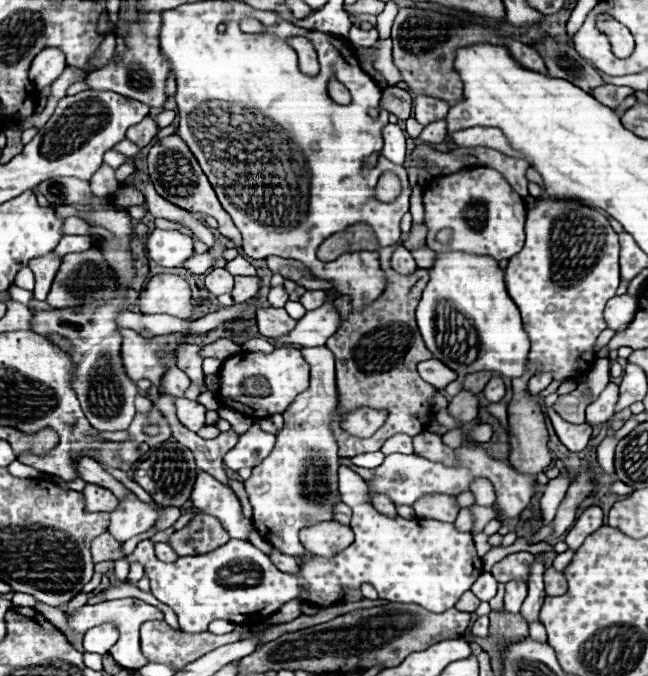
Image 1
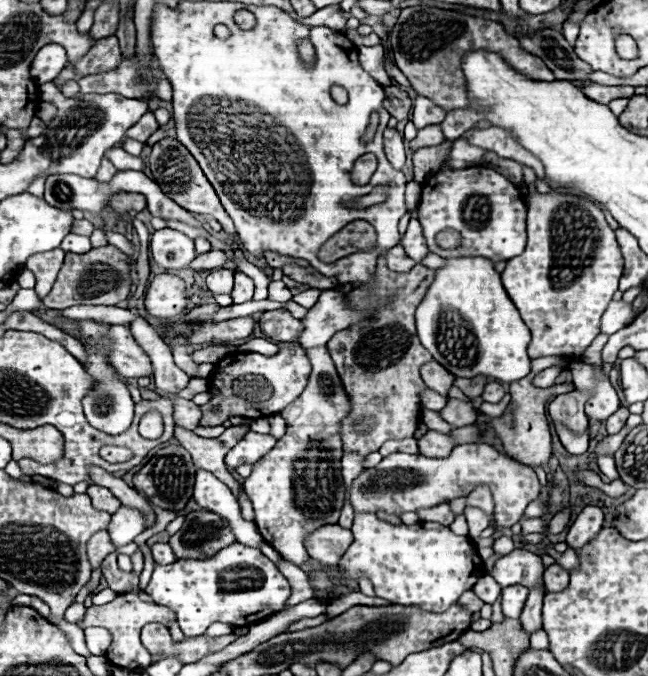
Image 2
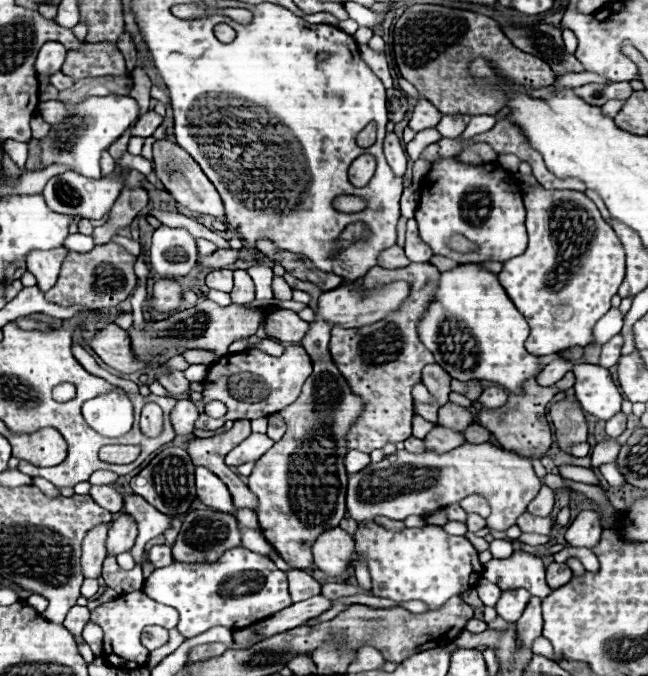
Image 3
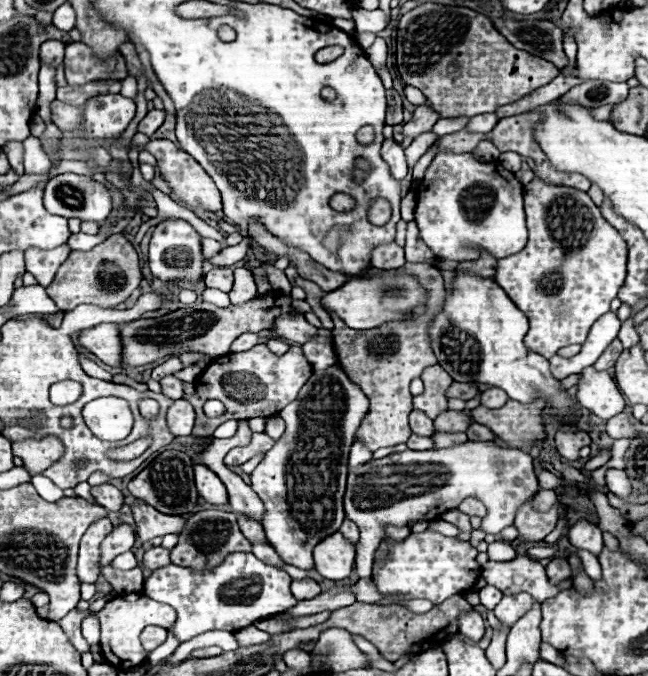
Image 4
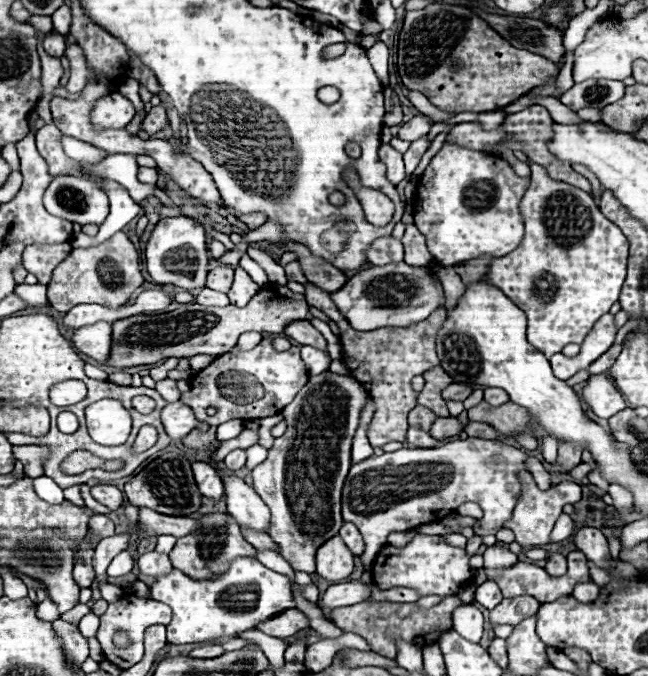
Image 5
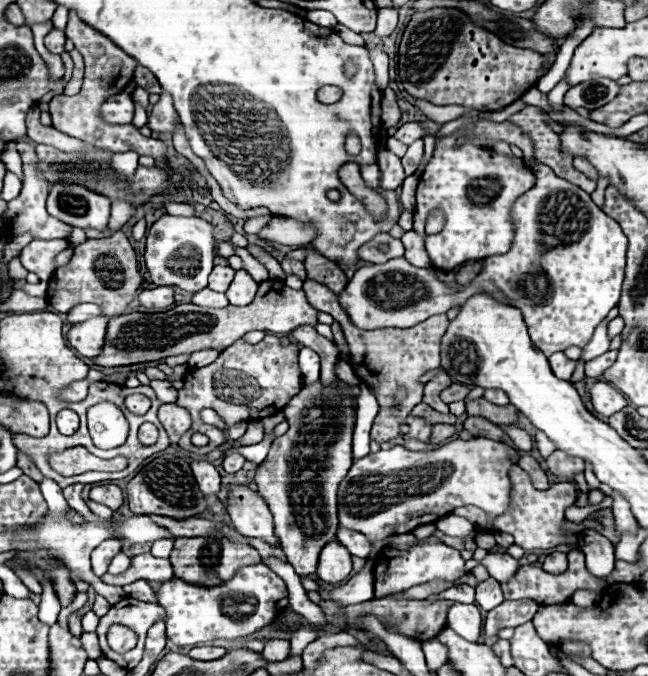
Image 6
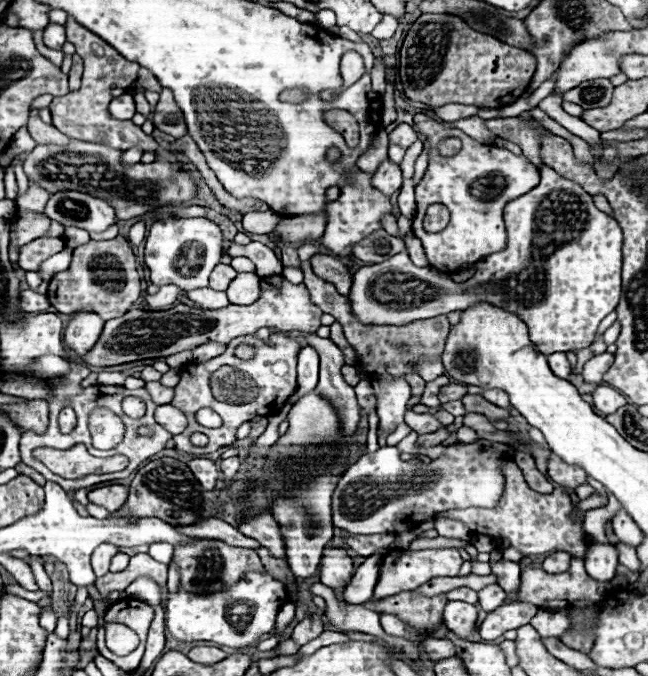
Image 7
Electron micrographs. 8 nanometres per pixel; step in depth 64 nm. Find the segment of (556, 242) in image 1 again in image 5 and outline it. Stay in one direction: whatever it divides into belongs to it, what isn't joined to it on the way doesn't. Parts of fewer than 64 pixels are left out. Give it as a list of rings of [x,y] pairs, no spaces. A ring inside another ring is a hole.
[[[530,164],[530,168],[532,182],[520,200],[524,236],[514,252],[492,258],[490,270],[482,278],[482,282],[502,290],[504,296],[508,296],[518,308],[526,312],[528,342],[550,358],[566,344],[582,344],[596,320],[608,314],[612,304],[618,300],[620,288],[626,278],[628,238],[622,234],[622,230],[618,230],[618,226],[614,226],[614,222],[610,222],[600,212],[588,192],[550,178],[538,164]]]

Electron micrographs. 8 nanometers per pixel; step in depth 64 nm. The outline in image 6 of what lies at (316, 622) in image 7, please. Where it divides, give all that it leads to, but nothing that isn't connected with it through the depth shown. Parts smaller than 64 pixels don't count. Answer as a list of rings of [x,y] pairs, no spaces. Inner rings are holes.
[[[300,626],[292,633],[290,639],[291,651],[290,656],[301,655],[302,650],[316,638],[318,638],[318,630],[313,627]]]

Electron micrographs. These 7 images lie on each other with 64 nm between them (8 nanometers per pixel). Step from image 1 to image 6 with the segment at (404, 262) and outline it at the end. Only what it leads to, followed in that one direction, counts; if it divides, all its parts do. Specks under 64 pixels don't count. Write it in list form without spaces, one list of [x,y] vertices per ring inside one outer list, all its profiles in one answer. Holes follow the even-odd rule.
[[[382,232],[382,234],[376,234],[370,242],[362,244],[358,248],[358,256],[364,262],[384,264],[384,262],[388,262],[392,258],[404,256],[404,246],[402,246],[402,242],[398,238],[392,238],[390,234]]]

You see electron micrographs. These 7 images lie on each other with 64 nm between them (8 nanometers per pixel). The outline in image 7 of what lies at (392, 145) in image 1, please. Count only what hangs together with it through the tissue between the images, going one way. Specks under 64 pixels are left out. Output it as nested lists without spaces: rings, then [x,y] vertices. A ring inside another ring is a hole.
[[[386,160],[384,164],[380,164],[378,172],[372,176],[372,186],[376,190],[380,190],[382,194],[392,196],[402,186],[402,172],[400,172],[400,168],[394,162]]]

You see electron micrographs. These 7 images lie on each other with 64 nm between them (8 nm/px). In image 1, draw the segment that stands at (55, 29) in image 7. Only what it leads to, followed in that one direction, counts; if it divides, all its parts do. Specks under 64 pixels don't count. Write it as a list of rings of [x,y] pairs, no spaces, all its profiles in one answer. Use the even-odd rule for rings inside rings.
[[[46,48],[42,50],[30,66],[30,80],[36,84],[38,90],[44,86],[50,86],[66,68],[66,60],[62,50],[58,48]]]

